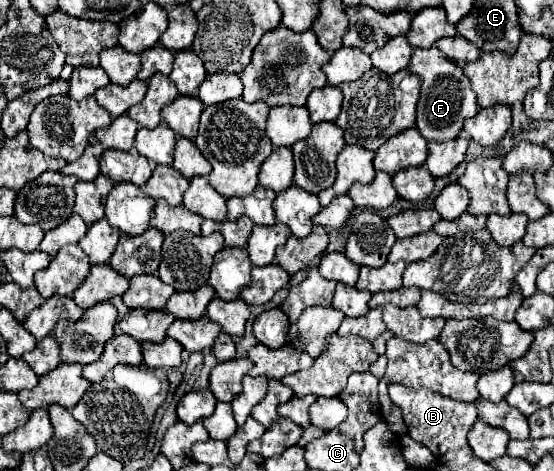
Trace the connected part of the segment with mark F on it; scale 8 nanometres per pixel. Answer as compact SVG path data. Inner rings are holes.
M436 46L432 48L416 48L412 52L410 70L422 78L422 94L416 110L416 128L428 142L442 142L454 140L466 118L476 116L478 104L476 94L470 88L470 80L464 76L462 68L448 60Z

